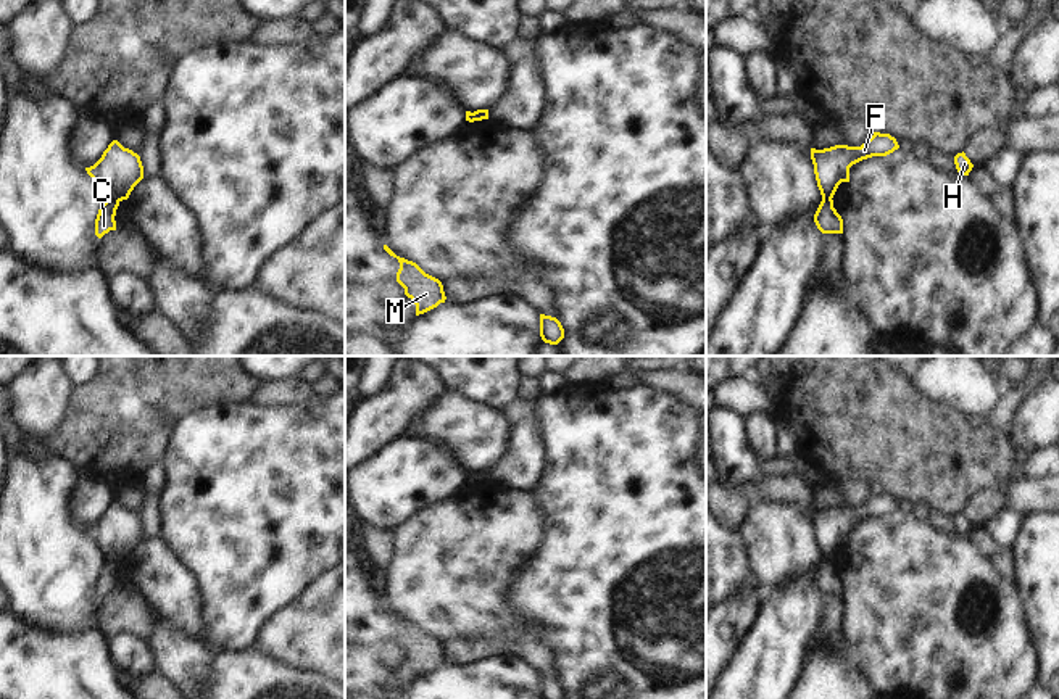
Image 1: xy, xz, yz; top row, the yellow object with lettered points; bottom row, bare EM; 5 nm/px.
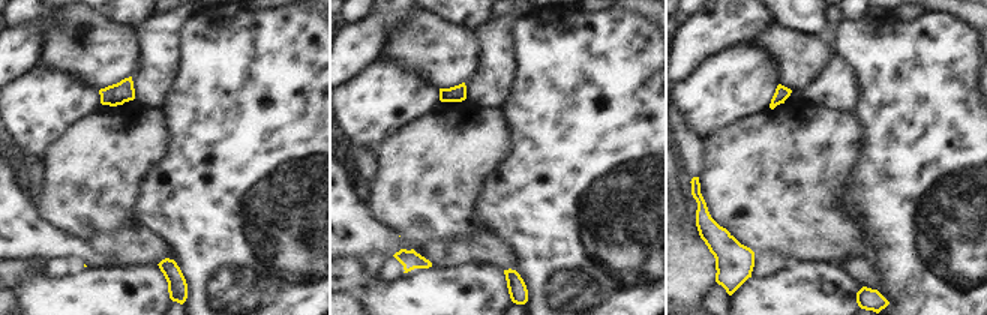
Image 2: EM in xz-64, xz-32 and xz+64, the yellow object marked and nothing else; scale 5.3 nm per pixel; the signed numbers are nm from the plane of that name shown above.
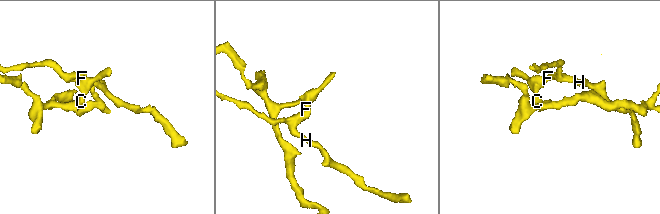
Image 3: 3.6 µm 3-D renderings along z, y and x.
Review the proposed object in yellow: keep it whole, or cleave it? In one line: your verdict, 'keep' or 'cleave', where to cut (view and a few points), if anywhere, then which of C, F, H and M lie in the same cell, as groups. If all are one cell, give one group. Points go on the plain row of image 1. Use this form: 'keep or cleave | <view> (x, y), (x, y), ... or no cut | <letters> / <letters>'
cleave | xy (105, 558), (118, 562) | C M / F H

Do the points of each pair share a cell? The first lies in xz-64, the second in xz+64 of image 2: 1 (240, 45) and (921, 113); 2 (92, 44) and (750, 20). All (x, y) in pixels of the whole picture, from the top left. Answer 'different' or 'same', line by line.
1: same
2: different

